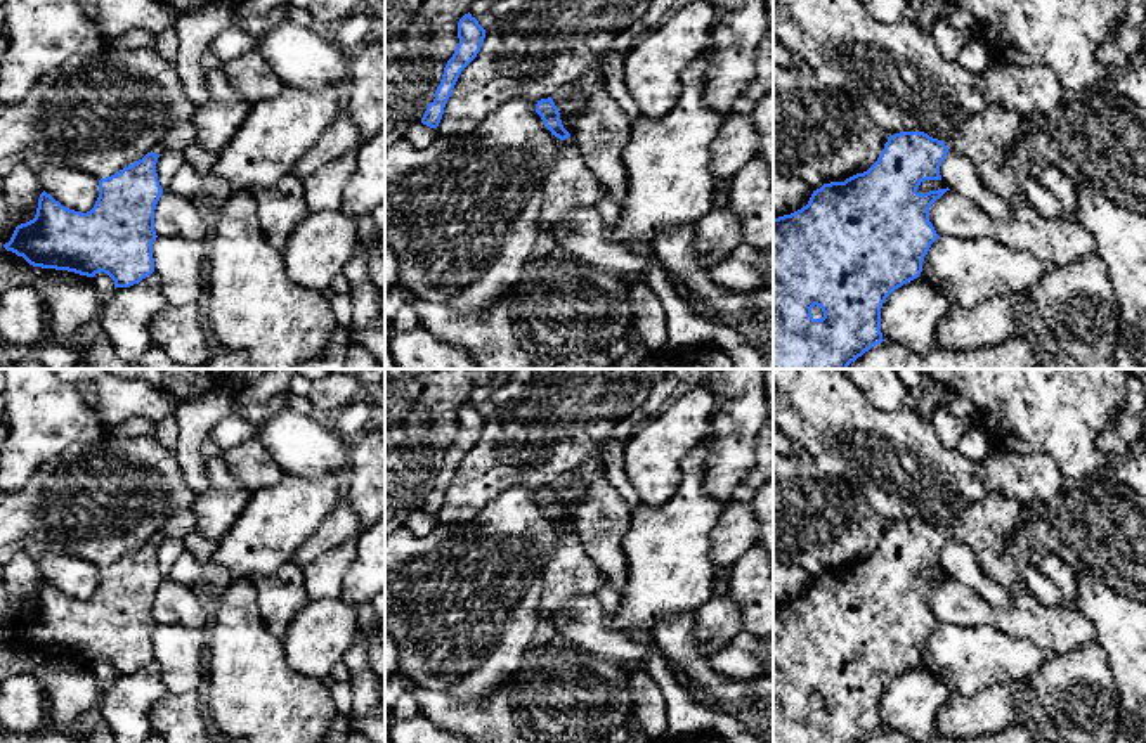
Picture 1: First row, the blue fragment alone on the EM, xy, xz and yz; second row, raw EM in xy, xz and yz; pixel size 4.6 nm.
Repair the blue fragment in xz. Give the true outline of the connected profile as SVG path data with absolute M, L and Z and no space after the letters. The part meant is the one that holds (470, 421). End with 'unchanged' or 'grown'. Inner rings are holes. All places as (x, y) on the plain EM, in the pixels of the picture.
M468 400L458 410L458 426L459 426L459 431L458 431L453 445L447 449L447 452L444 455L440 473L437 475L437 480L435 480L435 487L428 492L423 506L421 506L421 511L430 516L439 514L442 502L444 502L444 495L453 481L453 476L454 476L461 459L480 440L480 435L485 426L485 417Z; unchanged

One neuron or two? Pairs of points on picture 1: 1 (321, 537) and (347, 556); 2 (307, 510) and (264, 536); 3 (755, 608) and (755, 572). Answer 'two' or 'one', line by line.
1: two
2: one
3: one

